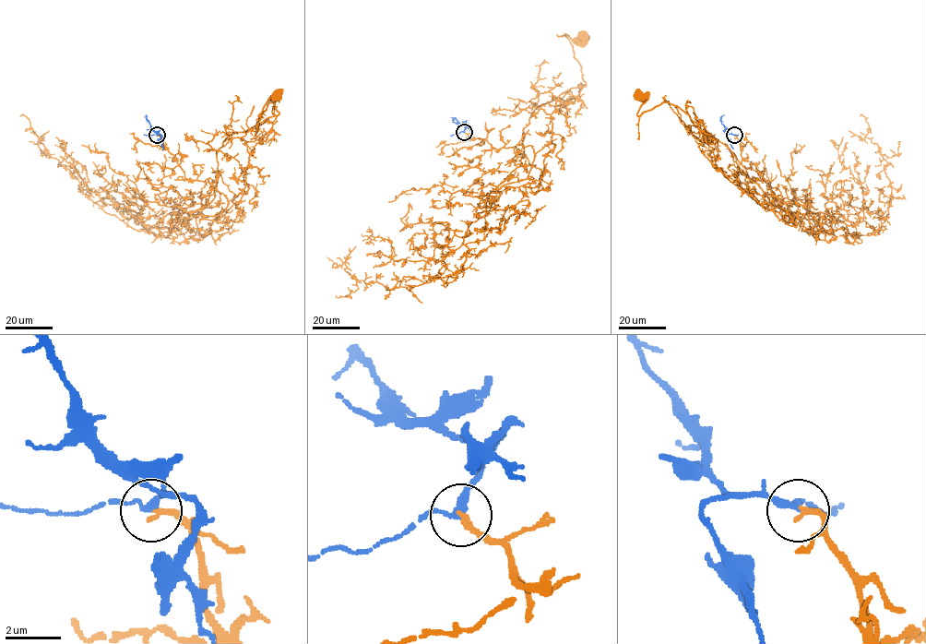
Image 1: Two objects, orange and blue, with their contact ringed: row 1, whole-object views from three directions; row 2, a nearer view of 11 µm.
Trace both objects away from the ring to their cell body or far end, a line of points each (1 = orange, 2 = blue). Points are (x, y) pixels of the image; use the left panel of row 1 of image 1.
1: (157, 135), (226, 197), (218, 215), (190, 214), (214, 197), (217, 151), (278, 115), (259, 115), (277, 96)
2: (157, 135), (146, 115)

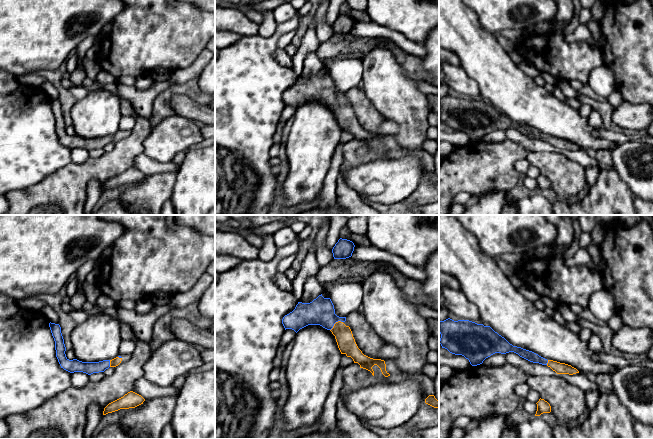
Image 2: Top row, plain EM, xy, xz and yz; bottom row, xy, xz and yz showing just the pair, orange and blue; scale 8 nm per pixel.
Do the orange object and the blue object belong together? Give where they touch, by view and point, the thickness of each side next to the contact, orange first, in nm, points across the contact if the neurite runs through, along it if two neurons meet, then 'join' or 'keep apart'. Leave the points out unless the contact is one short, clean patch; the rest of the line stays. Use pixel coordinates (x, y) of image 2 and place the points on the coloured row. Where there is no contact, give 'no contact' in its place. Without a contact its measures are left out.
meets orange in xz at (335, 323); 150 nm thick on the orange side, 220 nm on the other; runs through xz (346, 343), (343, 334), (335, 323), (330, 321), (320, 311); join

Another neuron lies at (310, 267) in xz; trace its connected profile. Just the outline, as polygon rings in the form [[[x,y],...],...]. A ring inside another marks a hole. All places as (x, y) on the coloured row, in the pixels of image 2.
[[[307,253],[303,265],[297,274],[296,278],[292,281],[292,293],[297,302],[300,302],[303,295],[303,286],[308,277],[316,275],[320,267],[318,265],[316,255],[314,253]]]

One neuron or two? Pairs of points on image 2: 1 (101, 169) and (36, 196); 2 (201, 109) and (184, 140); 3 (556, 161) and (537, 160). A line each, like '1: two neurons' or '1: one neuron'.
1: one neuron
2: two neurons
3: one neuron

